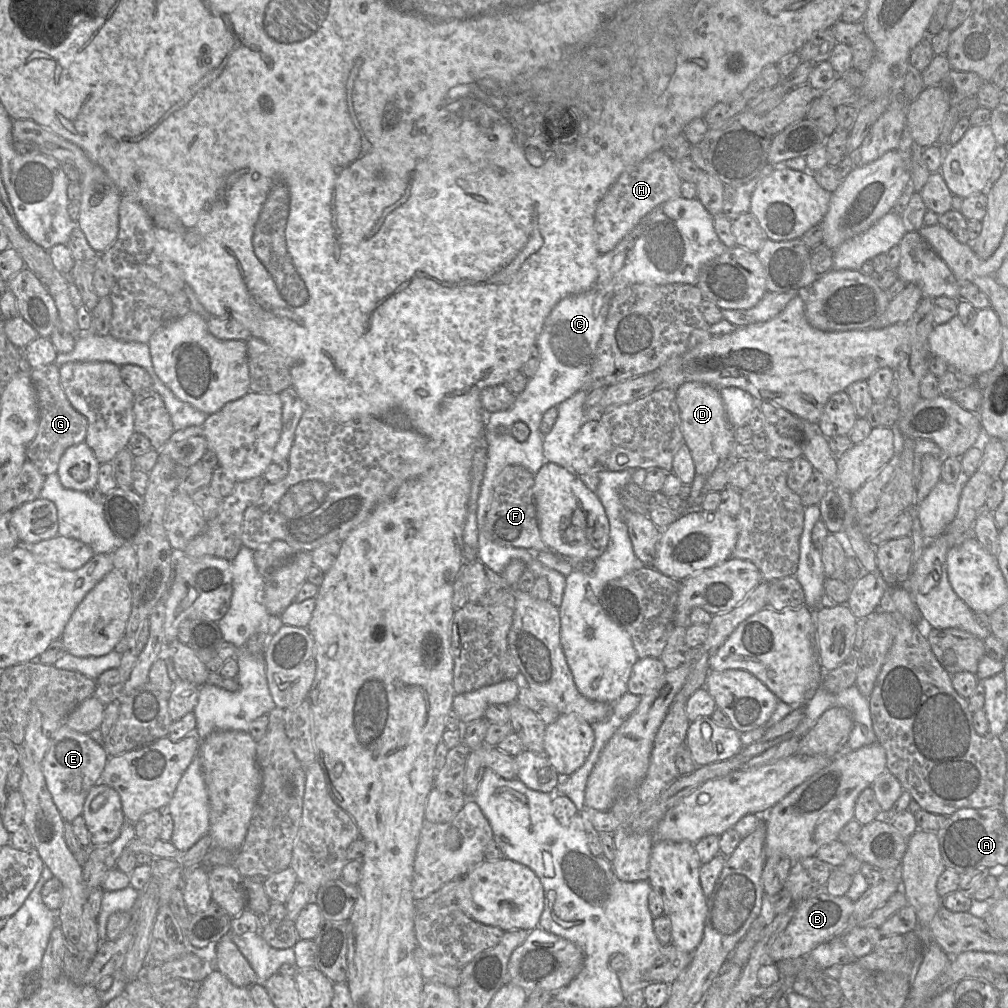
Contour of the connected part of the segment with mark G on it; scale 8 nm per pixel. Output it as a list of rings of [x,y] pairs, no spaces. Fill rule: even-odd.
[[[55,363],[32,368],[30,377],[37,398],[39,425],[36,436],[27,446],[26,457],[40,473],[48,476],[57,471],[60,458],[67,448],[85,440],[87,420],[69,402],[60,384],[59,367]]]

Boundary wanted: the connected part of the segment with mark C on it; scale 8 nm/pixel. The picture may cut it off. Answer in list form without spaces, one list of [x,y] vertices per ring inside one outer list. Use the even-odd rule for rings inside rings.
[[[679,196],[655,207],[639,221],[613,250],[598,255],[596,259],[598,277],[594,286],[589,291],[562,298],[545,319],[537,338],[540,364],[535,375],[528,379],[524,391],[516,395],[515,401],[509,409],[486,414],[485,443],[487,447],[487,463],[481,483],[478,507],[479,516],[477,516],[478,533],[480,531],[480,521],[485,522],[486,513],[494,492],[495,480],[505,467],[520,465],[536,475],[545,463],[552,463],[547,462],[543,456],[543,439],[545,435],[540,431],[542,417],[549,408],[557,407],[560,403],[581,390],[591,369],[609,305],[614,295],[626,286],[635,283],[697,285],[702,267],[722,254],[726,248],[716,234],[713,216],[706,210],[703,204],[697,198],[686,199]],[[516,422],[523,422],[529,428],[529,437],[524,442],[519,442],[512,436],[512,426]],[[499,427],[507,428],[507,434],[501,434],[498,430]]]

